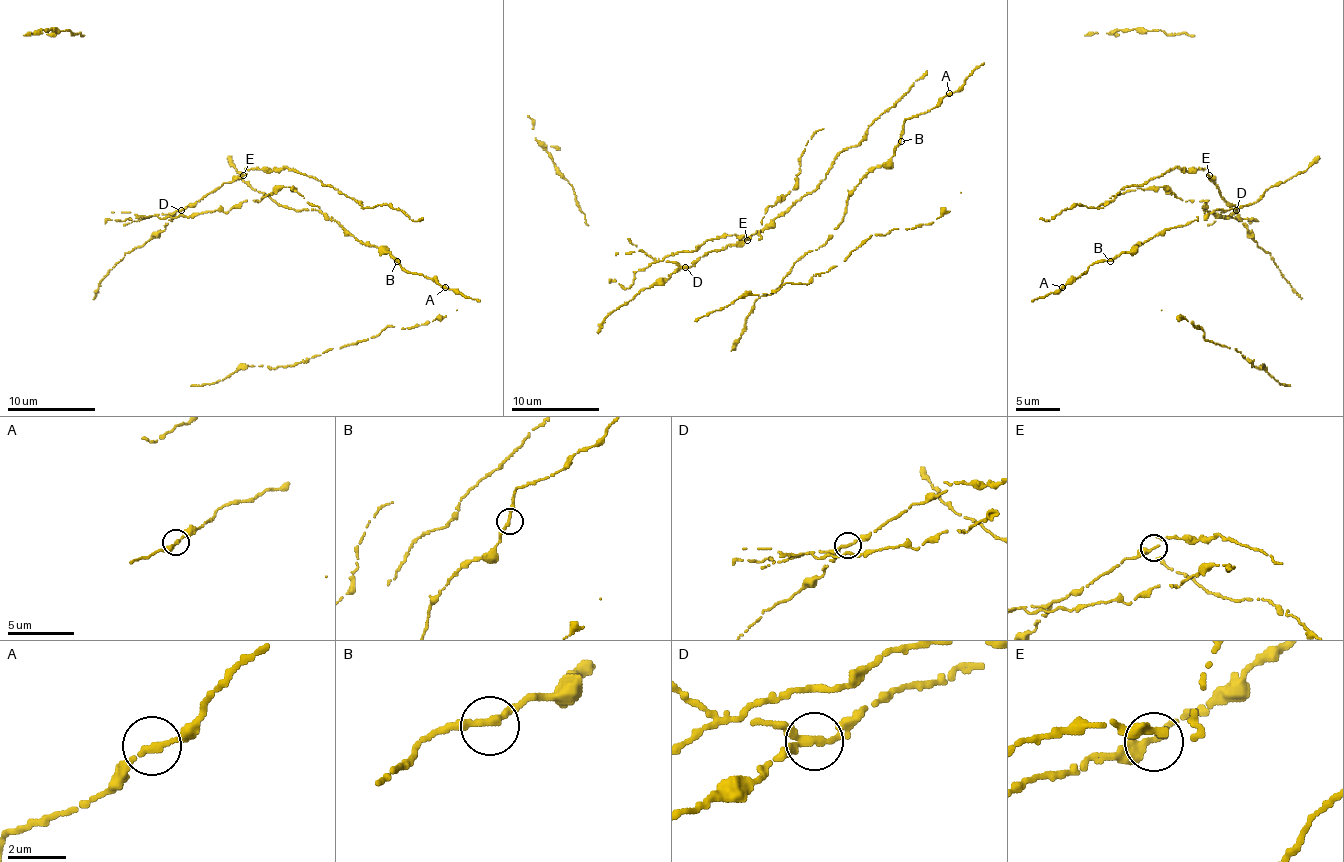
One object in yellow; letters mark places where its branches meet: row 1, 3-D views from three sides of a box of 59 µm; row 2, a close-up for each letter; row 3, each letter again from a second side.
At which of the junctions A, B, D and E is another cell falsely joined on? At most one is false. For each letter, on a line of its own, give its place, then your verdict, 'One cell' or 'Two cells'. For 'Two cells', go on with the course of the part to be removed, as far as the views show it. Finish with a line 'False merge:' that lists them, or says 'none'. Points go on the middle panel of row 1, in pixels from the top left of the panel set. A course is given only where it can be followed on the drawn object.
A: Place: (949, 93). One cell
B: Place: (901, 141). One cell
D: Place: (685, 267). Two cells. Course of the part to remove: (685, 266), (663, 260), (696, 251), (707, 240), (758, 236), (764, 211), (788, 194), (806, 143), (824, 128)
E: Place: (747, 240). One cell
False merge: D

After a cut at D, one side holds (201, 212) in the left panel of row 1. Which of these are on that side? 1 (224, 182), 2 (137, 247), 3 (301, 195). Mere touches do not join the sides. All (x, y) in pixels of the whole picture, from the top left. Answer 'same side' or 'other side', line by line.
1: other side
2: other side
3: same side

